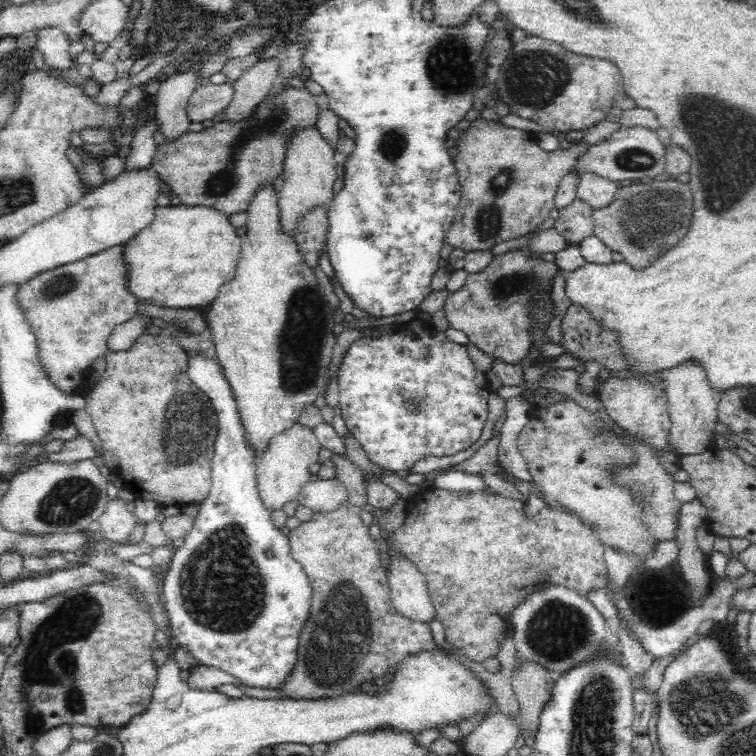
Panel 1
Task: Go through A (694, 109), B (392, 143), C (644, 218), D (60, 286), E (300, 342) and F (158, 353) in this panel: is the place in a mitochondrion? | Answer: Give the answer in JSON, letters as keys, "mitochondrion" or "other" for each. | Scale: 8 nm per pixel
{"A":"mitochondrion","B":"mitochondrion","C":"mitochondrion","D":"mitochondrion","E":"mitochondrion","F":"other"}

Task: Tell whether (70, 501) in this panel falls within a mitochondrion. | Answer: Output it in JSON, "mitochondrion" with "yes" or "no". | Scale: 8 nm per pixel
{"mitochondrion":"yes"}

